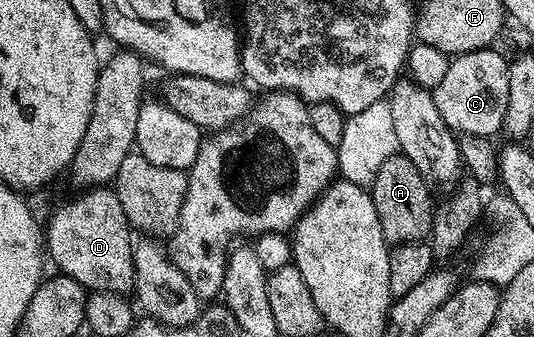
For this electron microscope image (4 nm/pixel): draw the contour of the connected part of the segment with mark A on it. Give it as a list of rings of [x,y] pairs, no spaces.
[[[394,155],[380,166],[369,194],[374,200],[376,214],[380,218],[380,230],[387,245],[417,244],[431,235],[436,200],[430,197],[430,188],[431,185],[420,174],[420,170],[412,166],[407,156]]]

